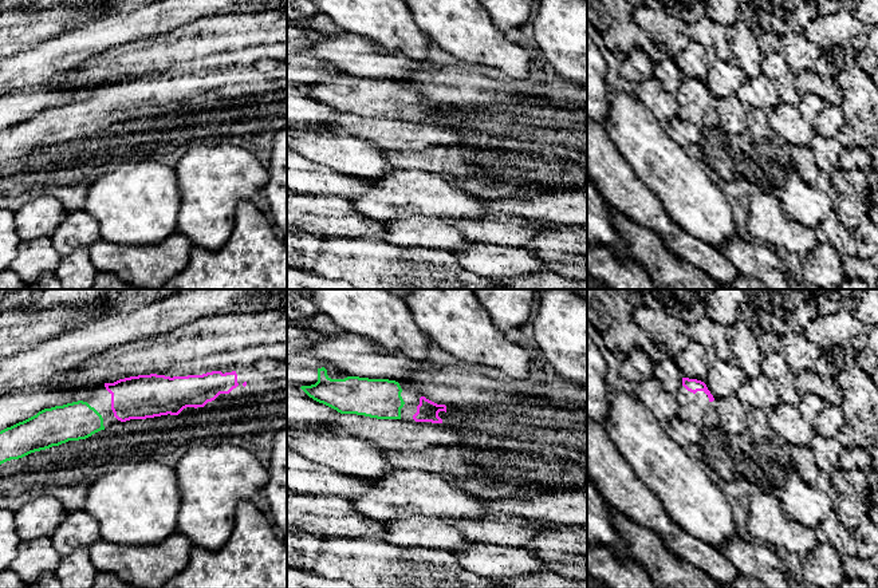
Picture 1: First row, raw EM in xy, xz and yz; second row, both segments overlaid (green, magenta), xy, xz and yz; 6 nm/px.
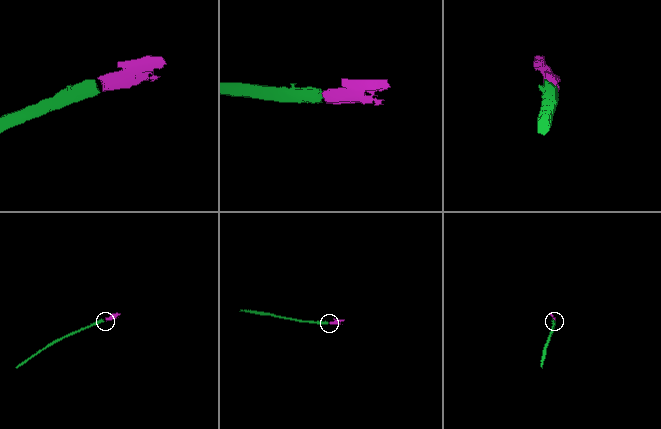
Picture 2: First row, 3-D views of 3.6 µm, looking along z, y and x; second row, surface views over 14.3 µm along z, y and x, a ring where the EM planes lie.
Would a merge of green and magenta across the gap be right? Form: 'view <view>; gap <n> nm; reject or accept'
view xy; gap 70 nm; accept

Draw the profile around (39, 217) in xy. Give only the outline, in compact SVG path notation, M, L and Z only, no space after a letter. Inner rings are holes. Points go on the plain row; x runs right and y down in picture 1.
M47 193L39 194L15 213L16 233L23 241L51 238L66 213L58 198Z

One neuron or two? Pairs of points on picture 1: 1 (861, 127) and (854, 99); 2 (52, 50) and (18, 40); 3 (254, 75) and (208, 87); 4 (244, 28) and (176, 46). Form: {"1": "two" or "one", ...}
{"1": "one", "2": "two", "3": "one", "4": "one"}

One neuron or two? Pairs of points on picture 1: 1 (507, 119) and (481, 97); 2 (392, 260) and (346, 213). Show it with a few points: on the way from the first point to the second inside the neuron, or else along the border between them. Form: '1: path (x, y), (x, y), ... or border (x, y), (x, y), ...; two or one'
1: border (524, 102), (496, 103), (491, 109); two
2: border (337, 237), (366, 236), (390, 240); two

